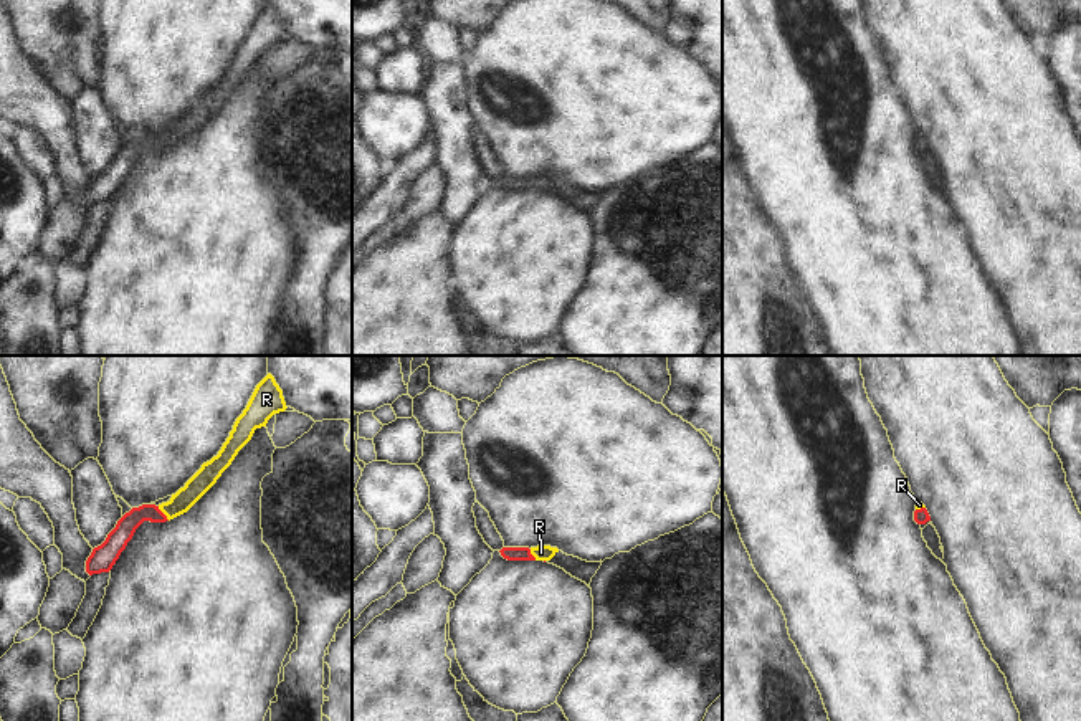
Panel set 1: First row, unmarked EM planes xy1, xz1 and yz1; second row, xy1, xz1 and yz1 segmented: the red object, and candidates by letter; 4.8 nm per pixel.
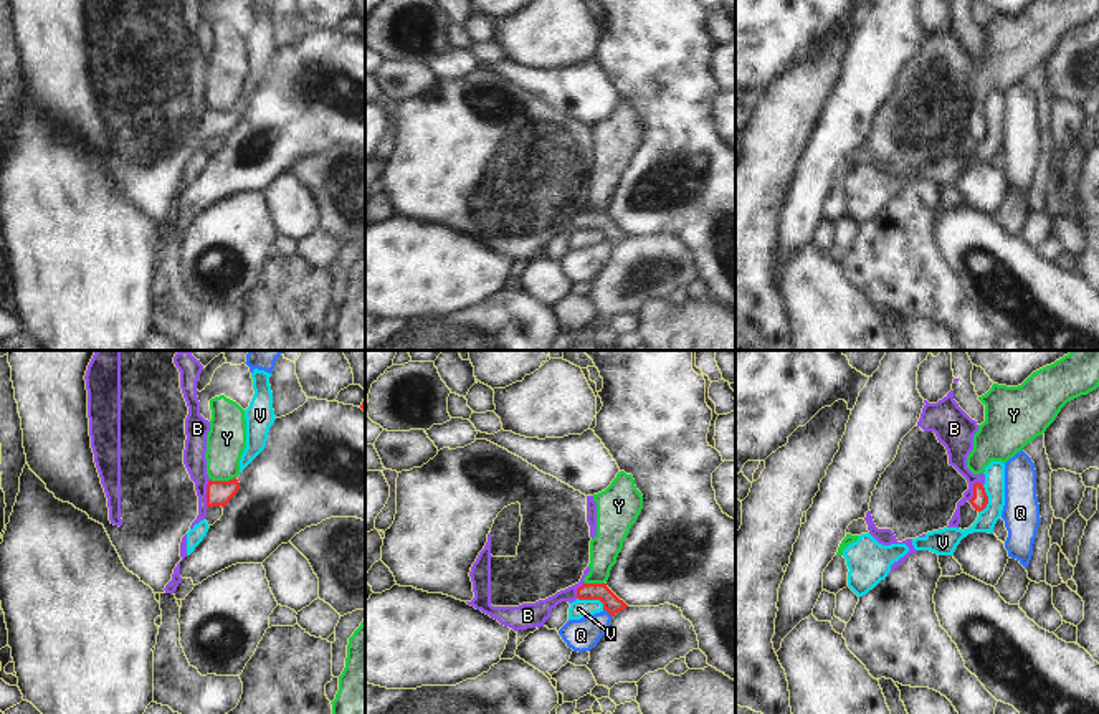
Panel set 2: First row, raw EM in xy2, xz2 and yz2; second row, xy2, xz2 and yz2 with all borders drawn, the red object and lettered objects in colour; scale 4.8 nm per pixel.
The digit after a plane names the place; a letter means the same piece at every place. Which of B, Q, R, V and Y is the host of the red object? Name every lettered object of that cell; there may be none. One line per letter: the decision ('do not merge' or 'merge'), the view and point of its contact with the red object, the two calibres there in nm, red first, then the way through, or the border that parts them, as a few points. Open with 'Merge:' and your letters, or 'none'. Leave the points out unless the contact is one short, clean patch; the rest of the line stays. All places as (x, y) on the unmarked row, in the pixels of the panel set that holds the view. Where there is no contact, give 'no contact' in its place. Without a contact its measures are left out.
Merge: R
B: do not merge; meets red in xy2 at (207, 124); 130 nm thick on the red side, 110 nm on the other; border along xy2 (210, 109), (207, 114), (207, 138)
Q: do not merge; meets red in xz2 at (608, 242); 90 nm thick on the red side, 160 nm on the other; border along xz2 (604, 238), (612, 245)
R: merge; meets red in xy1 at (162, 143); 100 nm thick on the red side, 100 nm on the other; runs through xy1 (121, 164), (139, 144), (162, 143), (174, 138), (202, 109)
V: do not merge; meets red in xz2 at (592, 228); 90 nm thick on the red side, 90 nm on the other; border along xz2 (577, 227), (599, 230), (604, 238)
Y: do not merge; meets red in xy2 at (222, 111); 130 nm thick on the red side, 190 nm on the other; border along xy2 (235, 106), (210, 109)

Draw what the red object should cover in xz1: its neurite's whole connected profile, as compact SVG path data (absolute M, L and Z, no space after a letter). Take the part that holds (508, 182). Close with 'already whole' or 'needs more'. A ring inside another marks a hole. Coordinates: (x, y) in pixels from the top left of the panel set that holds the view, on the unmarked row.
M550 175L537 177L502 177L501 185L507 190L550 190L559 179Z | needs more

